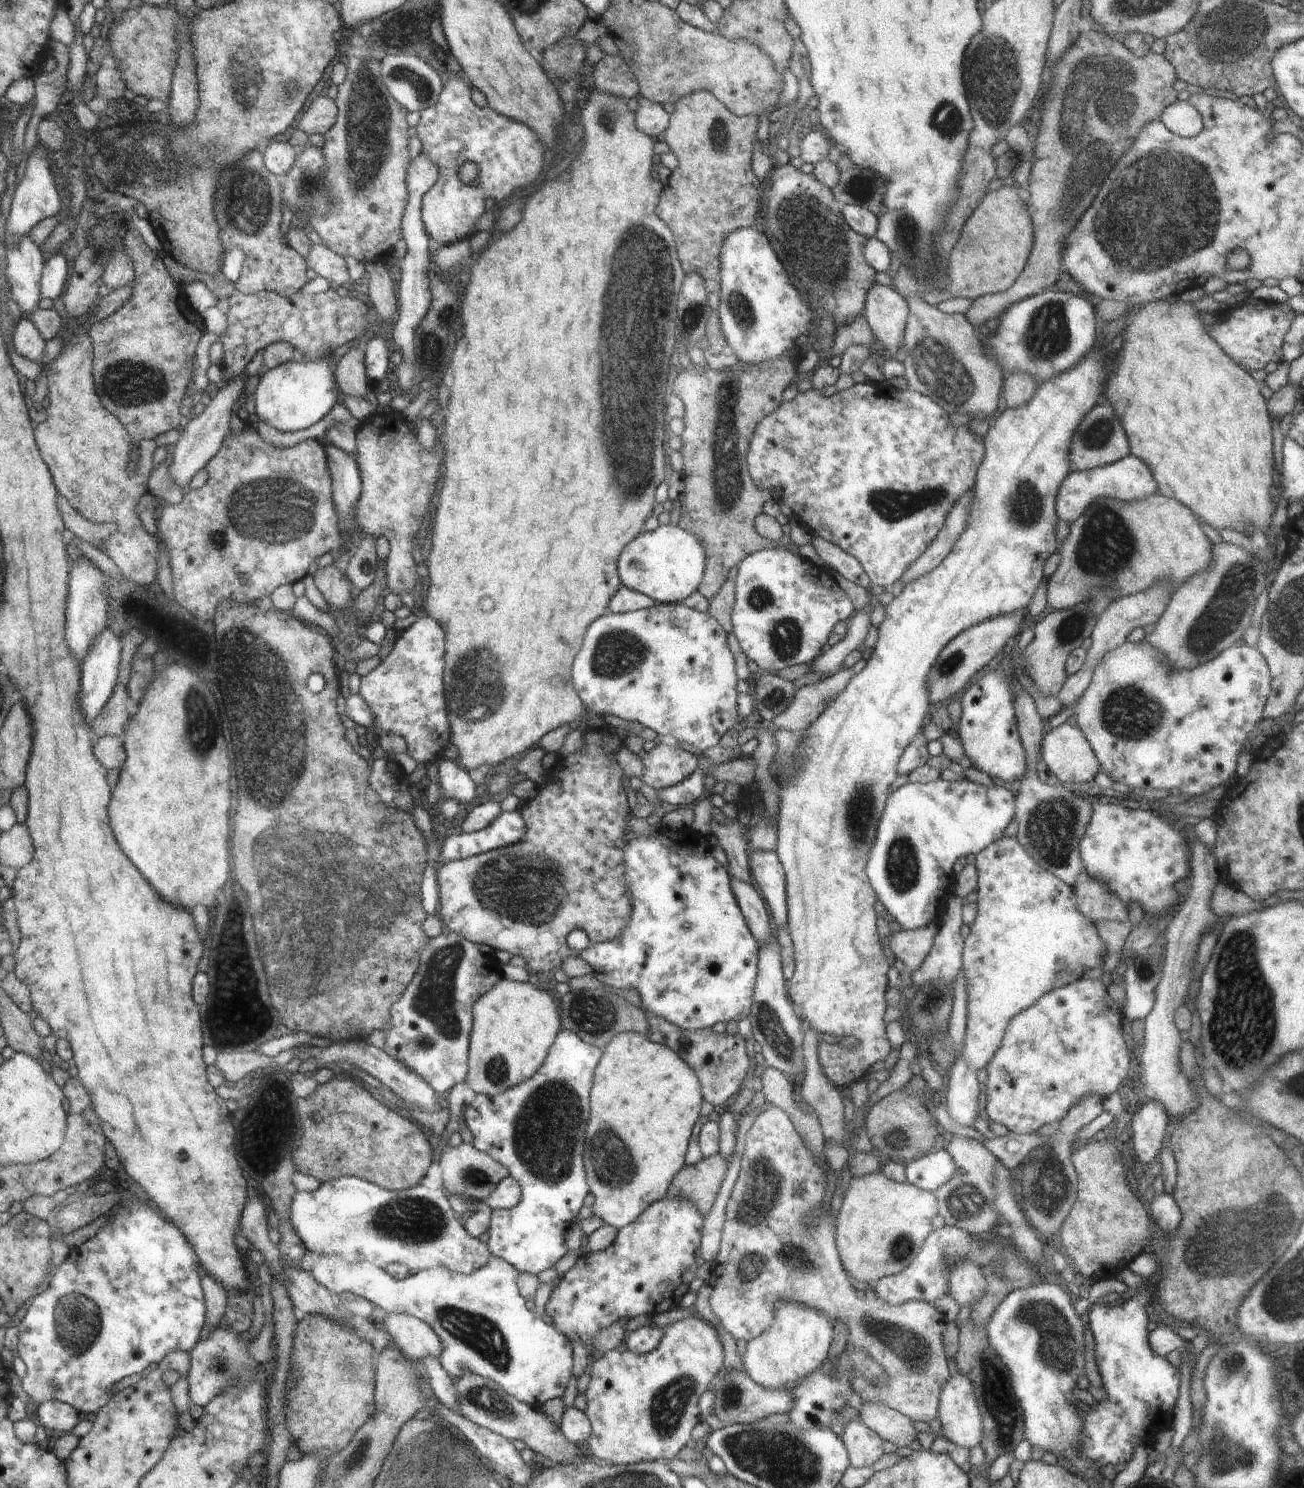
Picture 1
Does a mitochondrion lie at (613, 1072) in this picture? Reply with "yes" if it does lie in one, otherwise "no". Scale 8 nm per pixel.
no

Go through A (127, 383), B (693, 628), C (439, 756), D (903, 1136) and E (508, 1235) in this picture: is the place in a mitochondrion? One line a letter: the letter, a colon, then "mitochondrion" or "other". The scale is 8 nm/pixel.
A: mitochondrion
B: other
C: other
D: mitochondrion
E: other

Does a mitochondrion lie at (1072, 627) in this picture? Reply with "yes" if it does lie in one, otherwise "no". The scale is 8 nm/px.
yes

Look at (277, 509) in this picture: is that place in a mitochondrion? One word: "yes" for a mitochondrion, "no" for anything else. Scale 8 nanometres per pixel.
yes

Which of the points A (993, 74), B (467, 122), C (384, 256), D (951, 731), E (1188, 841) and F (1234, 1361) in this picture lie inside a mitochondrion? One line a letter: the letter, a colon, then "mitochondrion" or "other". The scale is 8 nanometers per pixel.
A: mitochondrion
B: other
C: other
D: other
E: other
F: mitochondrion

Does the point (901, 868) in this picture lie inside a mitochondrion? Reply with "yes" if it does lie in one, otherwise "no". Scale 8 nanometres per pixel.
yes

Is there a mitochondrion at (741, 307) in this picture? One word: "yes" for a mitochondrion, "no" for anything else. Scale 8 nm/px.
yes

